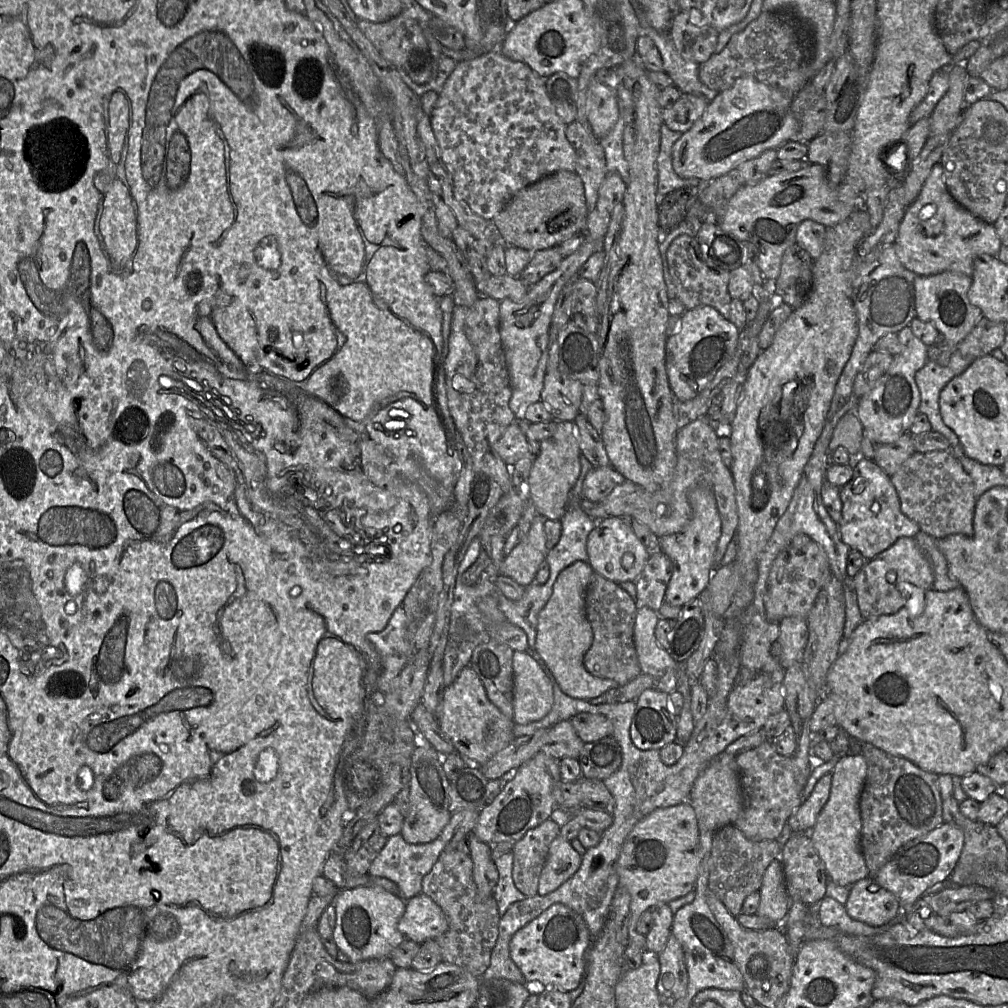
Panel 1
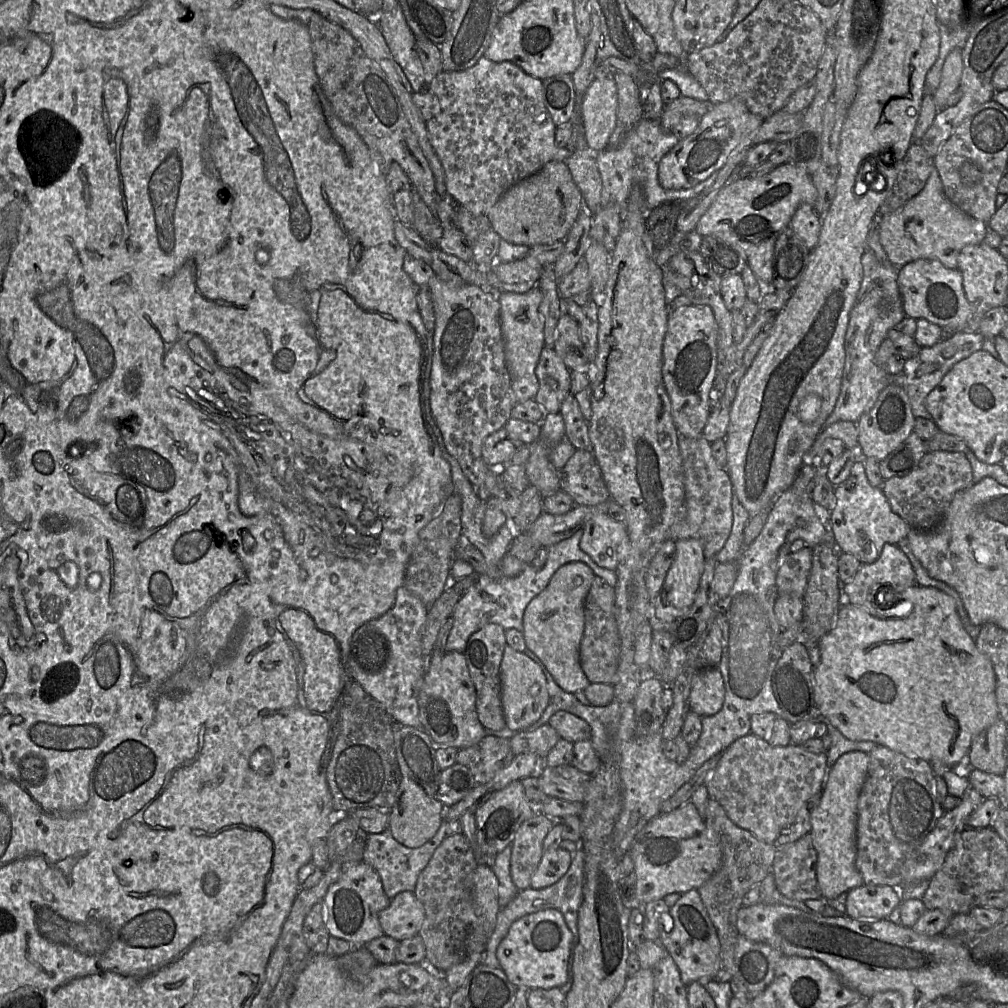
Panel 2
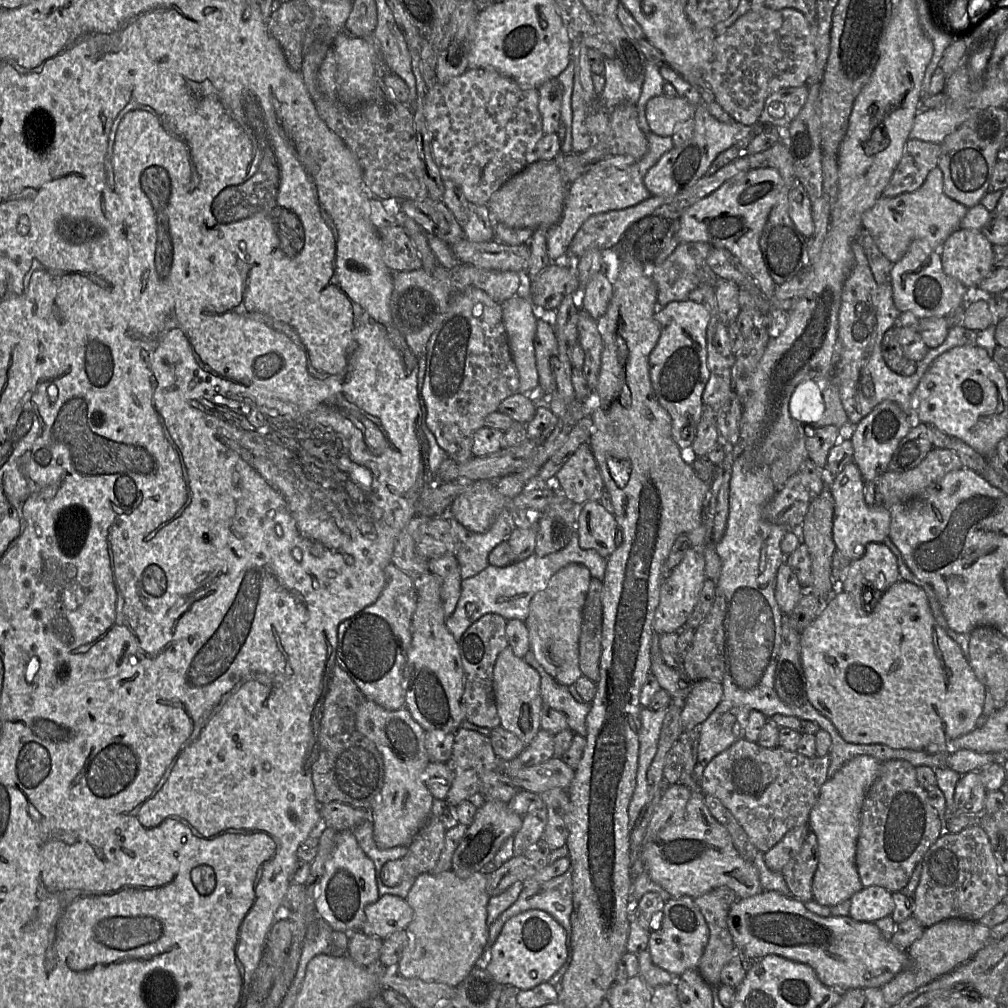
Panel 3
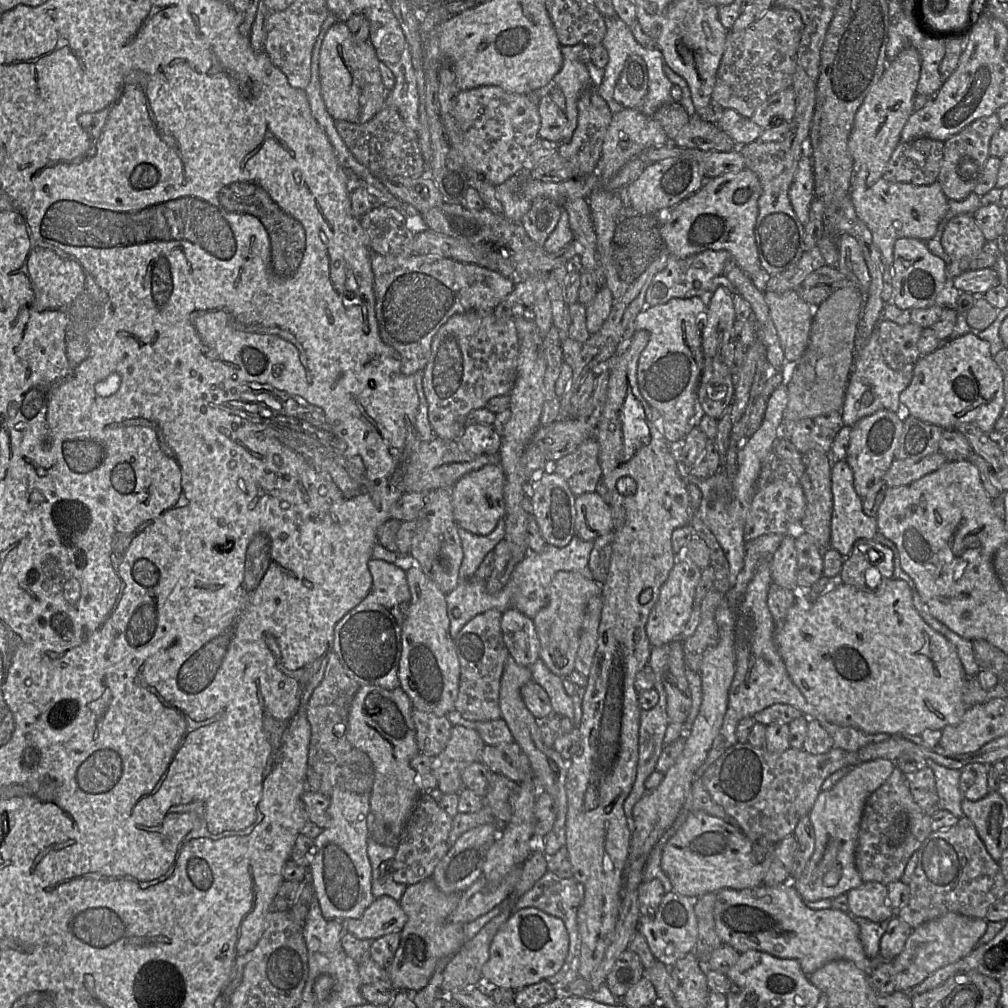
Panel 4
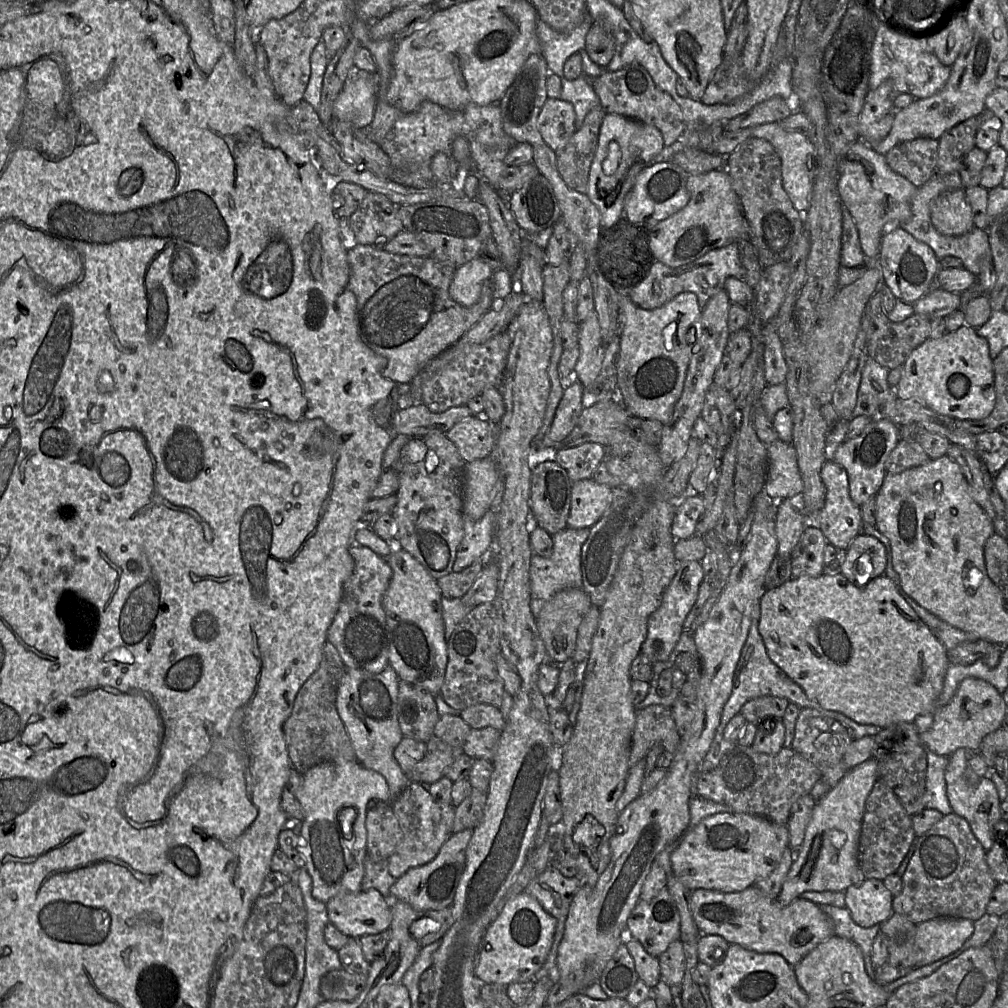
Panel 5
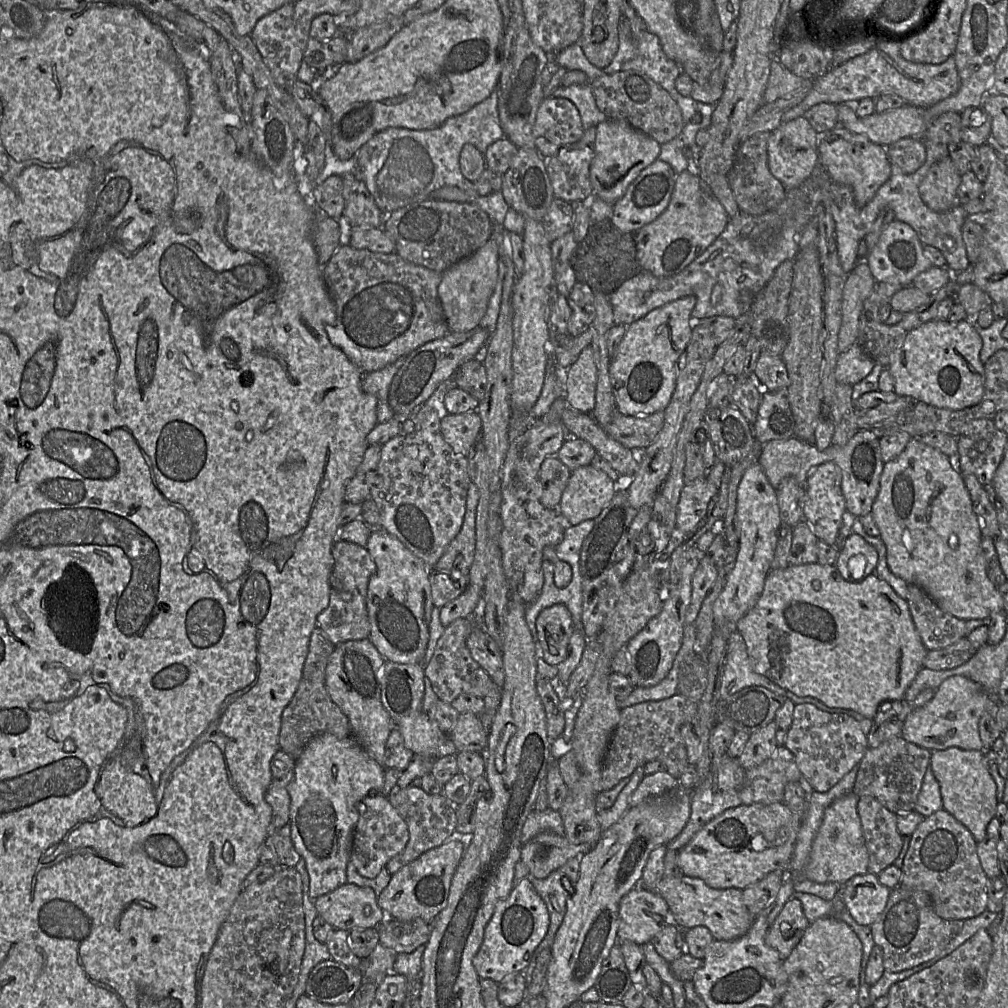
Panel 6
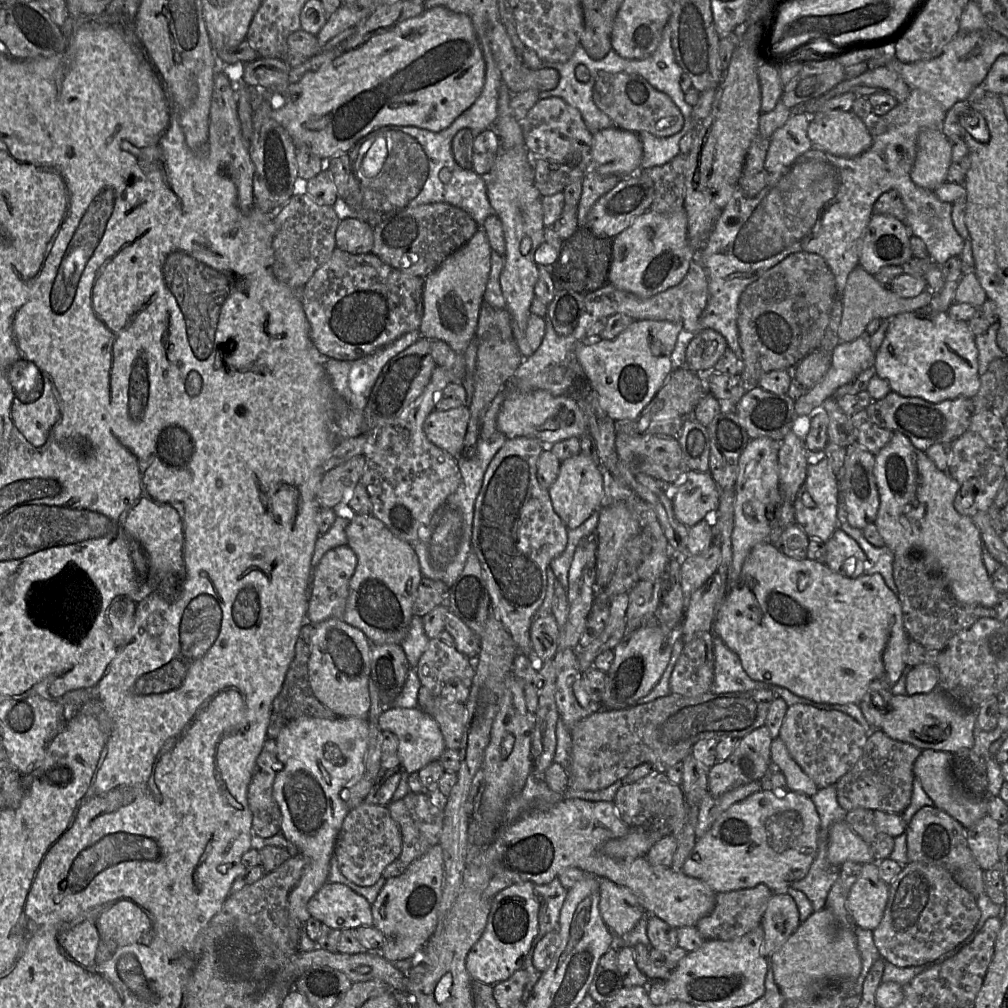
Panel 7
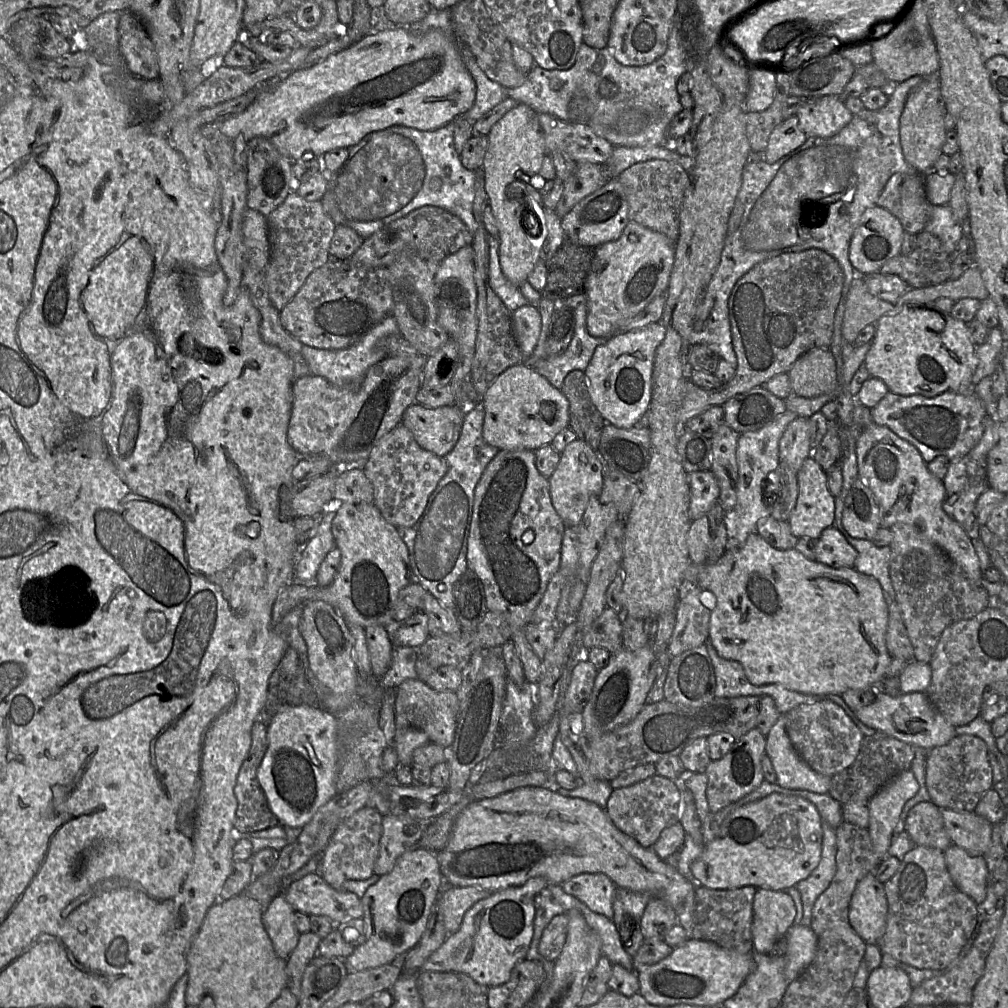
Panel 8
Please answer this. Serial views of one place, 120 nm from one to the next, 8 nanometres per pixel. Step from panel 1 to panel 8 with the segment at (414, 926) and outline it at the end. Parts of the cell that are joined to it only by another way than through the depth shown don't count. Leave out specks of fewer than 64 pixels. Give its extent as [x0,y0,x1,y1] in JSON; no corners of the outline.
[282,873,363,926]

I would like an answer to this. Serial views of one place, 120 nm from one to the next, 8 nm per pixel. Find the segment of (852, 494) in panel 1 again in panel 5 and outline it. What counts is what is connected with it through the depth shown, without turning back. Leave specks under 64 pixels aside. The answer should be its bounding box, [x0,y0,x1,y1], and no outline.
[807,460,863,551]

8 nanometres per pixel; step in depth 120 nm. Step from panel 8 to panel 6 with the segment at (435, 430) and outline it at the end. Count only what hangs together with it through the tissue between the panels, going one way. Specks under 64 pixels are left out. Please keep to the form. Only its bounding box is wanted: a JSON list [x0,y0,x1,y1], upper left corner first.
[440,410,482,457]

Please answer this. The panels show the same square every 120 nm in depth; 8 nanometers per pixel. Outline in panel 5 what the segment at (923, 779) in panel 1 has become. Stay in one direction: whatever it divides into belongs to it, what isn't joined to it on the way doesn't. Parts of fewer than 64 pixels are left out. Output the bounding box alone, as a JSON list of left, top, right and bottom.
[858,780,916,880]

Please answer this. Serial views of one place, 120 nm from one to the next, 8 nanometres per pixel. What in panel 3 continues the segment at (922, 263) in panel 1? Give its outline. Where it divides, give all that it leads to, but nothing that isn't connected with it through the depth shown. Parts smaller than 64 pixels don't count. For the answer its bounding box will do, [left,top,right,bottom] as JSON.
[862,167,968,263]

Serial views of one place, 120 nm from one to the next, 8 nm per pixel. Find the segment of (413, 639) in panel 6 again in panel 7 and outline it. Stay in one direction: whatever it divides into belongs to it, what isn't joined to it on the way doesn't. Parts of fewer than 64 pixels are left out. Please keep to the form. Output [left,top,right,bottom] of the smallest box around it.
[342,515,423,645]

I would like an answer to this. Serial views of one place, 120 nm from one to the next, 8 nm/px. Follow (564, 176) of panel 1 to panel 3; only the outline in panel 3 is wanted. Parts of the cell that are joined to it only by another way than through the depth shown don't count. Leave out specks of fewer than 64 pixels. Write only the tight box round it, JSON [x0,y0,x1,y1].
[487,160,567,229]

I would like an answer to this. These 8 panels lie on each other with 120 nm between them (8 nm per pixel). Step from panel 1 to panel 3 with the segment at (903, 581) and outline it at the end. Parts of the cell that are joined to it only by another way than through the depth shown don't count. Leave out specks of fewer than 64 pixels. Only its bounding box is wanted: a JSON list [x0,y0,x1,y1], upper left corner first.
[842,542,900,612]

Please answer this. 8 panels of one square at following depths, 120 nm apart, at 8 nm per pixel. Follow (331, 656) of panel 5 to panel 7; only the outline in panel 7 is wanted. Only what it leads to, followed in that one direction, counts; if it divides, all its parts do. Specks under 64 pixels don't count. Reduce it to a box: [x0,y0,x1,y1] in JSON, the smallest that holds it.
[267,623,337,740]

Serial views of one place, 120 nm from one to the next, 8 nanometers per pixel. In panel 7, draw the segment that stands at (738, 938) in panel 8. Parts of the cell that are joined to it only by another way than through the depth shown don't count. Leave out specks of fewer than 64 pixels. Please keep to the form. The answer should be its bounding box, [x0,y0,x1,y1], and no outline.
[695,884,773,941]

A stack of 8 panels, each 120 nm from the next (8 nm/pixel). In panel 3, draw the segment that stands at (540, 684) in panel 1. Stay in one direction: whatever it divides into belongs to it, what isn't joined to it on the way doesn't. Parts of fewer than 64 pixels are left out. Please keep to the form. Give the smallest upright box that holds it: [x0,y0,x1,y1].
[493,645,543,746]

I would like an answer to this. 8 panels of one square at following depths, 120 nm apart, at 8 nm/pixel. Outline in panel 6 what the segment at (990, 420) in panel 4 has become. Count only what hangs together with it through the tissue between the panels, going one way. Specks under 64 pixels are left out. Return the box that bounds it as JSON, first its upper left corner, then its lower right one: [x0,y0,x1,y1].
[887,320,984,410]

